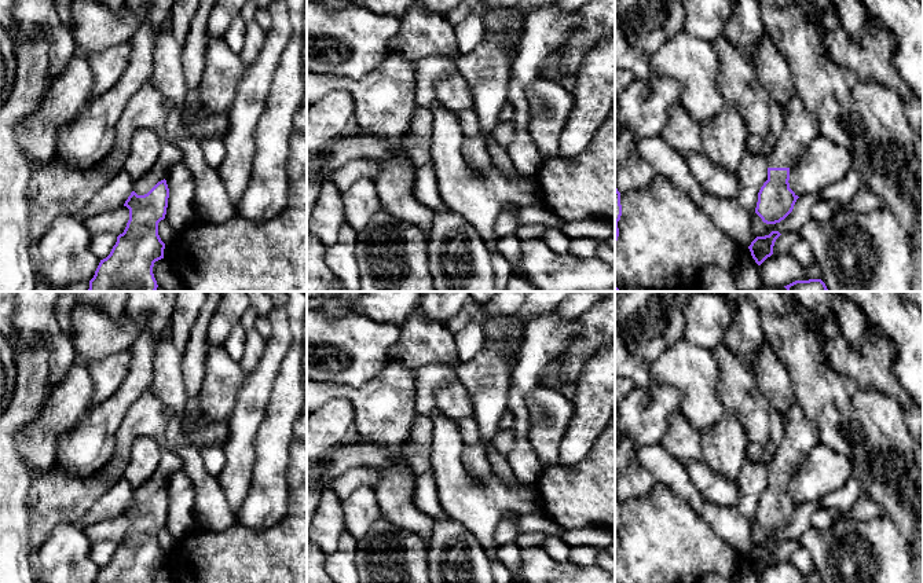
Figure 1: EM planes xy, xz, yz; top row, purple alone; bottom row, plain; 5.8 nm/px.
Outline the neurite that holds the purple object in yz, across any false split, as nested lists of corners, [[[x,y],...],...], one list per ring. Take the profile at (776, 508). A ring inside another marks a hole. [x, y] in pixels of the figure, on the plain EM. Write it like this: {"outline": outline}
{"outline": [[[795,404],[783,415],[784,437],[774,447],[776,459],[768,470],[768,488],[758,500],[755,521],[766,532],[784,528],[799,506],[790,496],[790,476],[809,451],[820,443],[817,425]]]}

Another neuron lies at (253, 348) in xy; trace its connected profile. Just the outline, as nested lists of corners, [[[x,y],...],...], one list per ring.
[[[256,329],[246,331],[246,338],[243,344],[243,356],[239,360],[239,366],[246,374],[252,373],[265,349],[265,338],[263,338]]]

